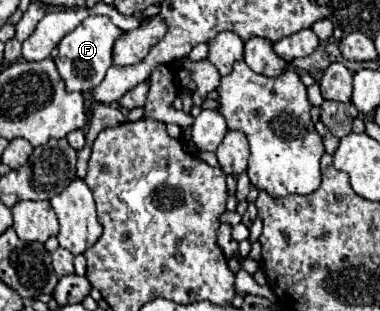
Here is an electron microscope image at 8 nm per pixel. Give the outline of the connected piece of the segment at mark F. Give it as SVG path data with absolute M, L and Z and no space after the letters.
M88 16L76 30L72 30L68 36L64 36L58 44L58 56L56 56L56 68L60 76L66 82L66 88L78 90L78 92L90 92L96 88L102 80L106 70L112 66L112 52L114 42L124 32L108 18L108 16Z

